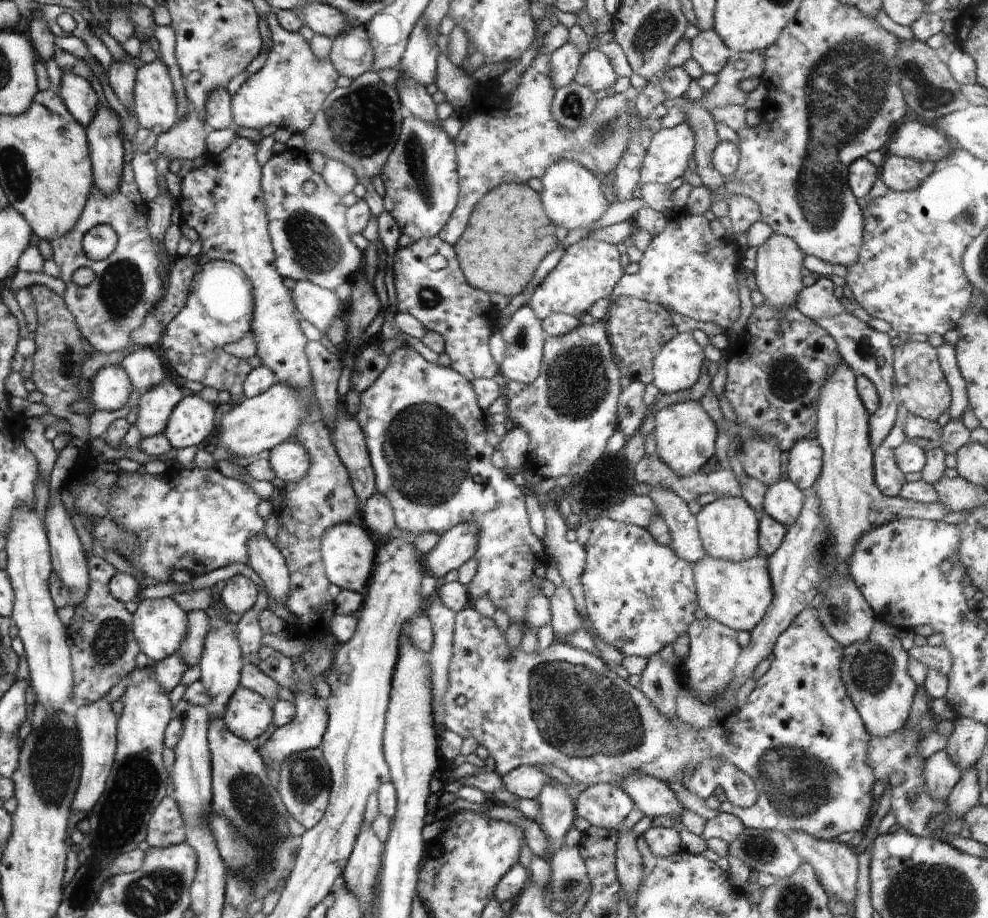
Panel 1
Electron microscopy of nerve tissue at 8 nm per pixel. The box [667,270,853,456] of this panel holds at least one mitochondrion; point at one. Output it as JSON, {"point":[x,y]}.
{"point":[789,380]}

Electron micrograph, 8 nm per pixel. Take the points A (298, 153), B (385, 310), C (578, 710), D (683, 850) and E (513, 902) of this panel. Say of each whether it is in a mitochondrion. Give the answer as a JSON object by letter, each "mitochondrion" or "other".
{"A":"other","B":"other","C":"mitochondrion","D":"other","E":"other"}

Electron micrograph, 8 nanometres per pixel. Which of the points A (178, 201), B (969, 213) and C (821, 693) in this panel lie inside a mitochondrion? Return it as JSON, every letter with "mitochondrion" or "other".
{"A":"other","B":"mitochondrion","C":"other"}

